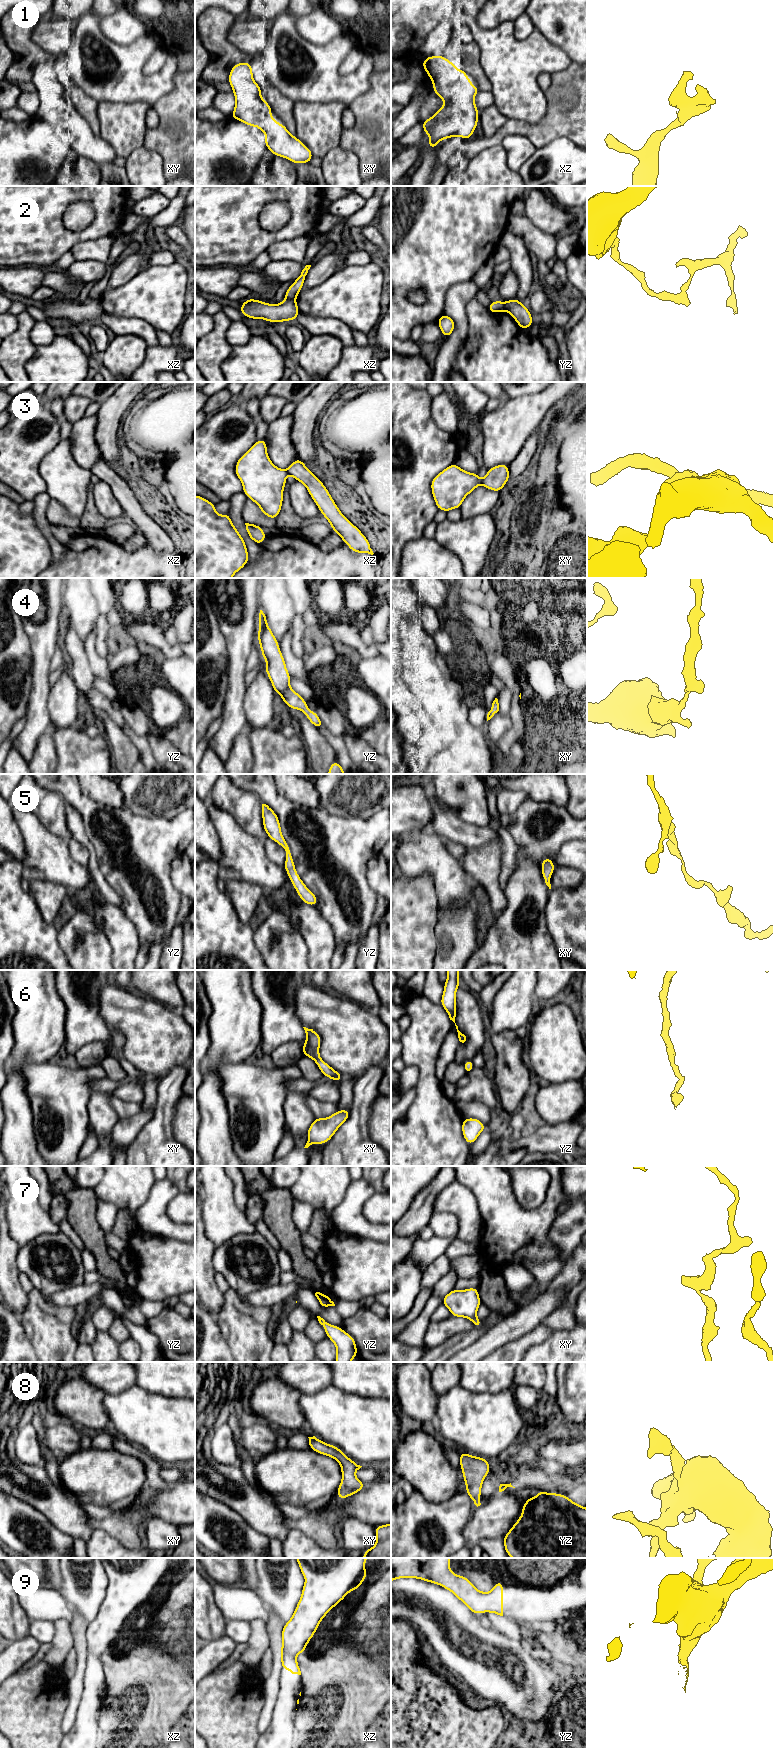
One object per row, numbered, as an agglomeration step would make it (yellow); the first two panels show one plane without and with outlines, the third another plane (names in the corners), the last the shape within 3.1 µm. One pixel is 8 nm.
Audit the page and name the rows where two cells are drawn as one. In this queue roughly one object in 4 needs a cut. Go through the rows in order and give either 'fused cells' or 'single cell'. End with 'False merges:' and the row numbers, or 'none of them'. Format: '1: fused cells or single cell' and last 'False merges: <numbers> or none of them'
1: single cell
2: fused cells
3: fused cells
4: single cell
5: single cell
6: single cell
7: single cell
8: single cell
9: single cell
False merges: 2, 3

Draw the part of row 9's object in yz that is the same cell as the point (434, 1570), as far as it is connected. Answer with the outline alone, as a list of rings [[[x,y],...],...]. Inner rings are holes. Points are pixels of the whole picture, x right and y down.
[[[391,1558],[391,1582],[416,1578],[434,1583],[452,1592],[475,1613],[485,1611],[503,1616],[503,1584],[495,1582],[490,1592],[481,1592],[466,1576],[450,1570],[451,1558]]]

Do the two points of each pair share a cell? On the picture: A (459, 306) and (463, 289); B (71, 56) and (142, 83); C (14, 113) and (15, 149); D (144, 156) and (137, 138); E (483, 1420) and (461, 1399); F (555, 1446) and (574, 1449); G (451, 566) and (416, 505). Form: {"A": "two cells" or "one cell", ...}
{"A": "one cell", "B": "one cell", "C": "two cells", "D": "two cells", "E": "one cell", "F": "one cell", "G": "two cells"}

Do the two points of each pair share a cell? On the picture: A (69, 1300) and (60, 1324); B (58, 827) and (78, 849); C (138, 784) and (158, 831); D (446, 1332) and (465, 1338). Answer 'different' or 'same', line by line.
A: different
B: different
C: different
D: different

